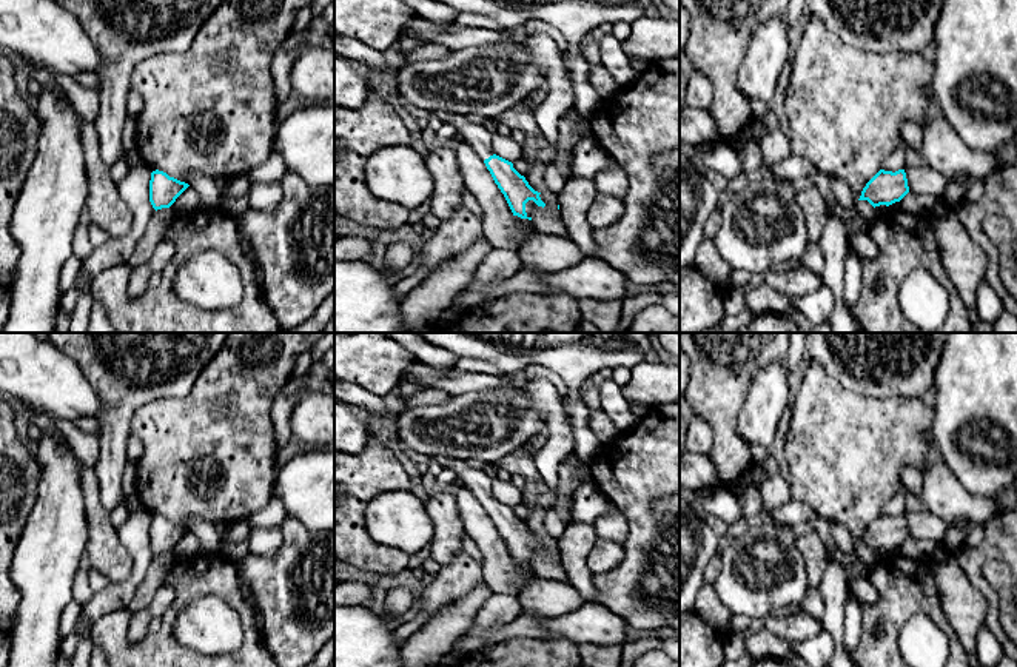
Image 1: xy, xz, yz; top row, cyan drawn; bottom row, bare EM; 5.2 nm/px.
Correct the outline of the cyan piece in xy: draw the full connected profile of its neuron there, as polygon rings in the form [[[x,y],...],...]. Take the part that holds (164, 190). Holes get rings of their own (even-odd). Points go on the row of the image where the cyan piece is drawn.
[[[156,169],[149,180],[149,202],[156,211],[170,208],[188,186],[188,183]]]

